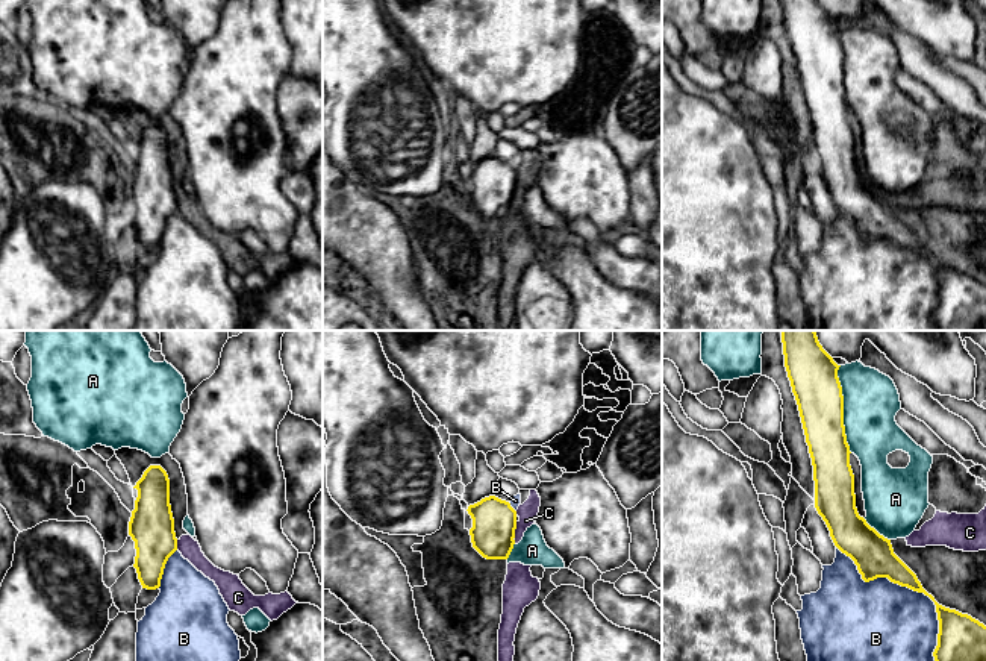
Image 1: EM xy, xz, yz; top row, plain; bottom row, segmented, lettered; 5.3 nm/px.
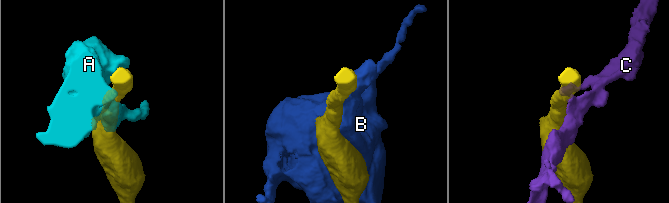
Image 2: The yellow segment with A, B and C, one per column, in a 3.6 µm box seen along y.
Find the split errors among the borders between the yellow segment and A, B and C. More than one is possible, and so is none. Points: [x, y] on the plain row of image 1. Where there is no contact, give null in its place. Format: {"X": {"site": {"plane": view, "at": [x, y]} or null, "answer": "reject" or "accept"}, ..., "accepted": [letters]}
{"A": {"site": {"plane": "yz", "at": [842, 70]}, "answer": "reject"}, "B": {"site": {"plane": "yz", "at": [915, 250]}, "answer": "reject"}, "C": {"site": {"plane": "xz", "at": [514, 193]}, "answer": "reject"}, "accepted": []}

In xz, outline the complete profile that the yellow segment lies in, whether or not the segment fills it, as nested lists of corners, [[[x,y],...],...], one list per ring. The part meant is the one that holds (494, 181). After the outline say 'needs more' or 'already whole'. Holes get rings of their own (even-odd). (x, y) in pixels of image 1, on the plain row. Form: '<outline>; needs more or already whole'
[[[495,156],[468,167],[473,208],[486,220],[507,220],[515,205],[516,171]]]; already whole

